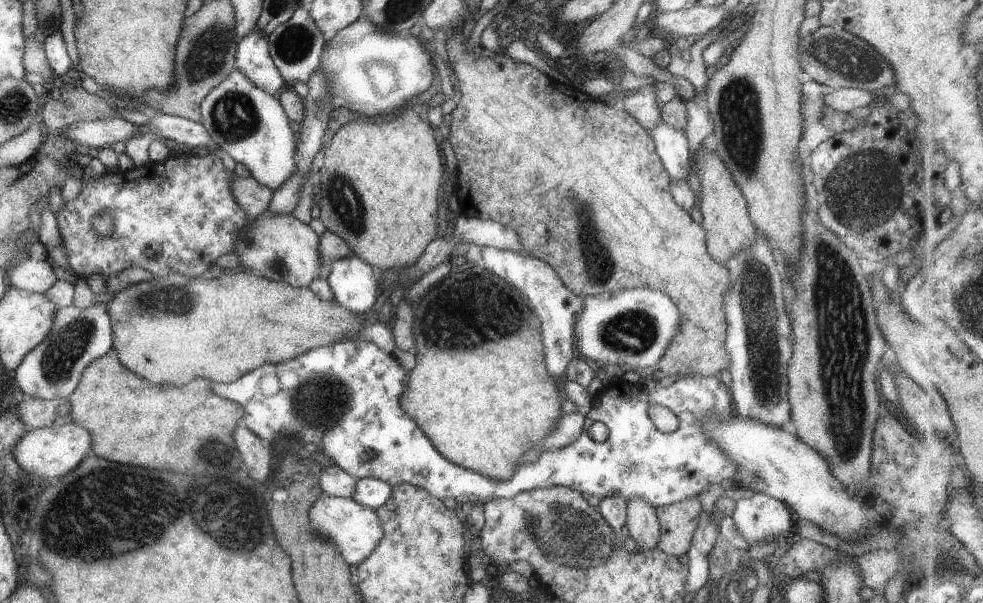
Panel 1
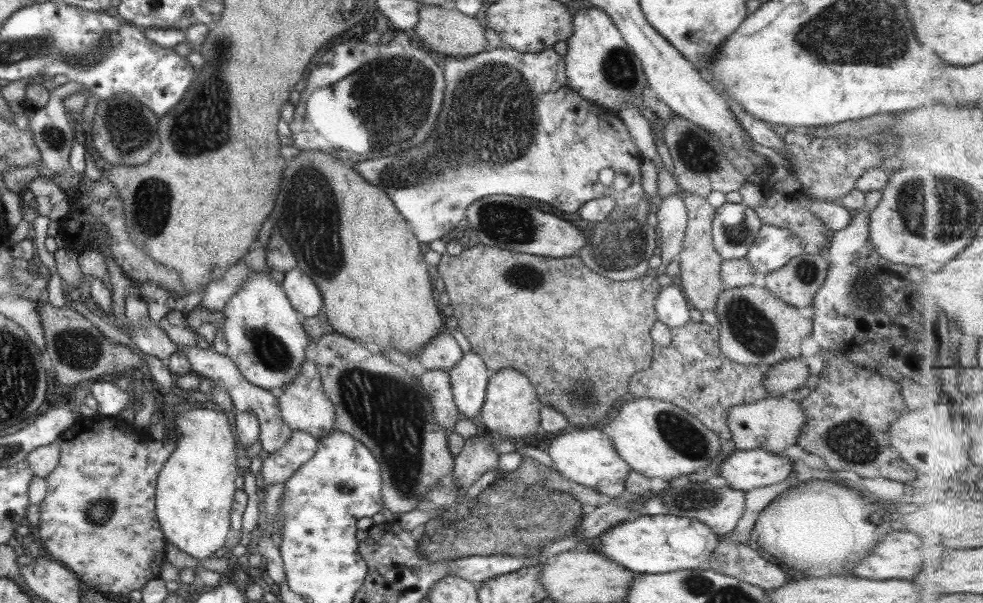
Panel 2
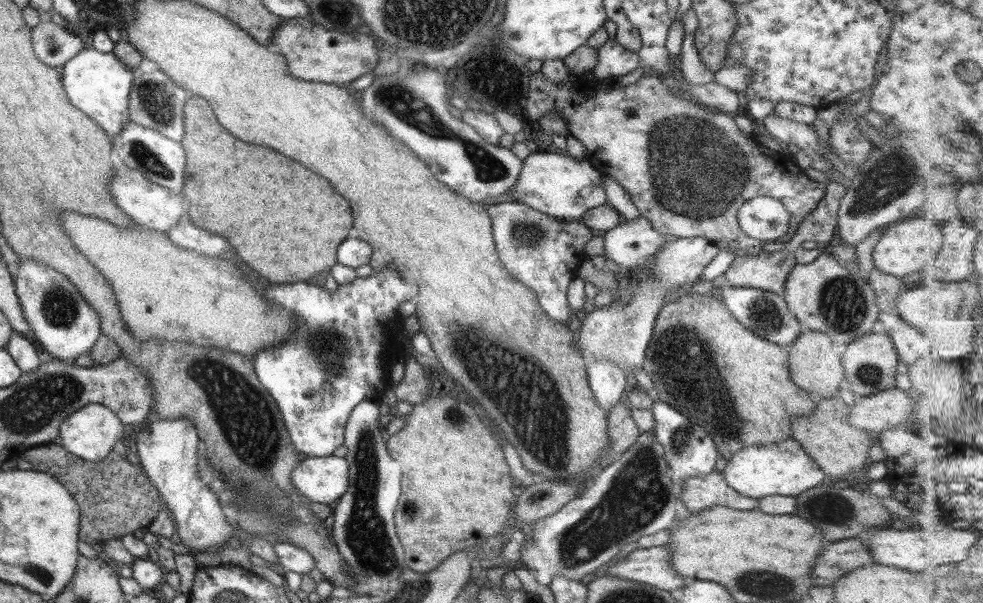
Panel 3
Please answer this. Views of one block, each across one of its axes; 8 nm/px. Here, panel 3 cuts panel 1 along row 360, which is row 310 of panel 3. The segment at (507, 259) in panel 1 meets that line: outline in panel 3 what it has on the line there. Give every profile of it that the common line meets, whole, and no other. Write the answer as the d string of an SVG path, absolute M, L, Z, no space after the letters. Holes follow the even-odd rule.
M500 202L487 205L495 247L506 270L524 286L536 292L539 303L548 316L566 322L572 310L568 307L568 284L577 277L581 260L588 258L585 244L596 234L581 221L556 219L520 202Z

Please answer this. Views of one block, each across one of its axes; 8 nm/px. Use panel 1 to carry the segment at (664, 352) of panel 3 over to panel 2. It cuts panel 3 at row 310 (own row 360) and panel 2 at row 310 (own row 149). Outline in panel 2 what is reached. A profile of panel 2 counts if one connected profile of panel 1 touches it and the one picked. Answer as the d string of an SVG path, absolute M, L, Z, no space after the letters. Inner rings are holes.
M485 244L473 248L464 247L458 256L444 253L438 264L438 272L440 278L445 282L445 290L451 299L452 306L454 306L454 311L456 312L456 306L460 306L460 310L468 310L468 312L462 312L464 320L458 318L458 326L470 342L472 352L476 352L478 356L482 357L484 364L493 374L500 369L514 369L525 374L536 388L542 406L554 407L556 411L560 411L562 415L566 416L568 422L574 426L598 424L604 416L610 414L612 408L618 408L620 406L618 402L622 402L622 396L630 394L626 390L630 388L632 376L648 369L652 363L652 355L656 346L651 337L651 330L654 323L658 321L654 303L656 303L658 291L662 289L654 273L630 281L614 281L590 270L577 254L566 258L537 257L533 254L502 250Z

